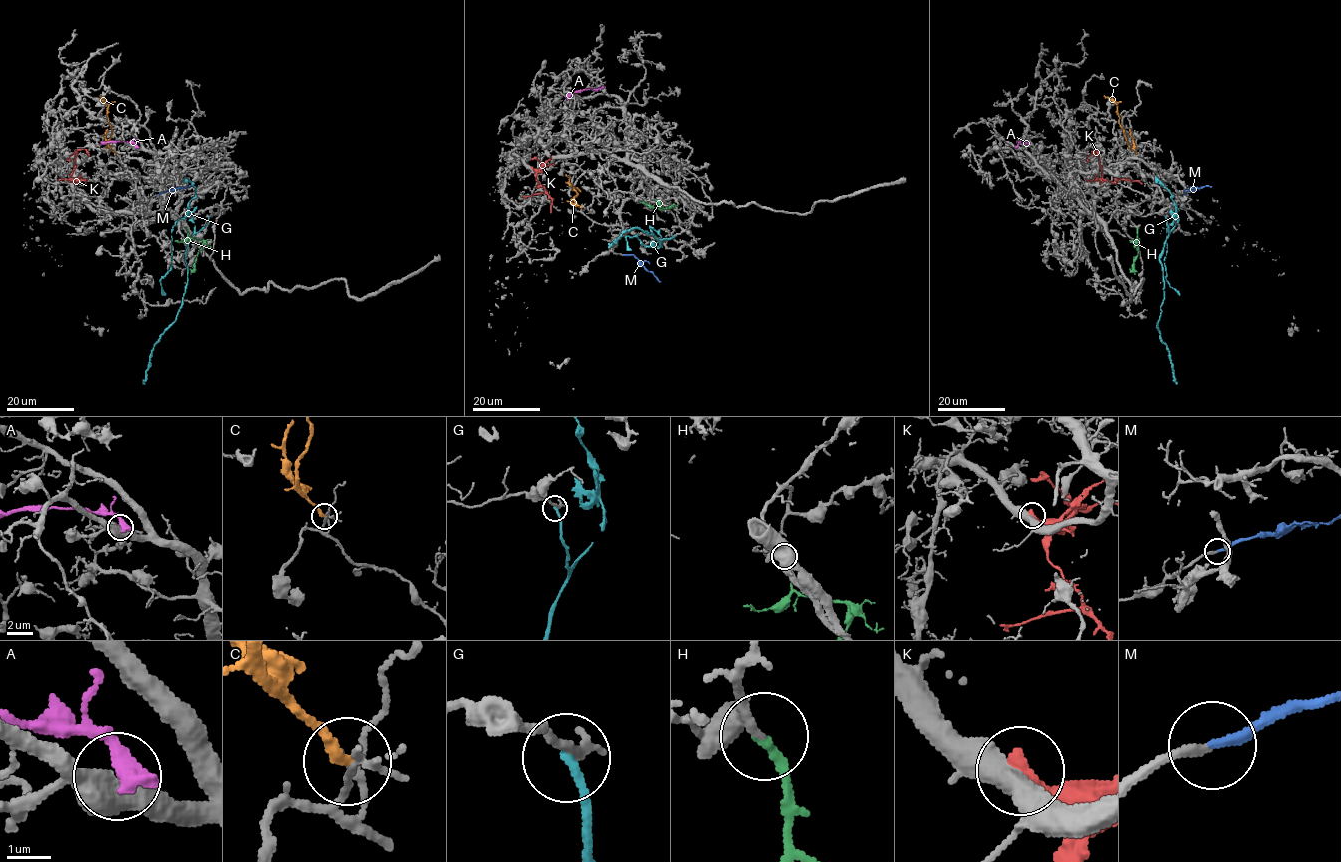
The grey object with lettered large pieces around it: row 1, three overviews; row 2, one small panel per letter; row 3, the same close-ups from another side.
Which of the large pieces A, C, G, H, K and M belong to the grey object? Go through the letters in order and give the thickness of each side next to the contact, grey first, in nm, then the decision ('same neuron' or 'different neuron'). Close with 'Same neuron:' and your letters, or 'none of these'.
A: 500 nm thick on the grey side, 550 nm on the other; different neuron
C: 120 nm thick on the grey side, 240 nm on the other; different neuron
G: 260 nm thick on the grey side, 240 nm on the other; different neuron
H: 200 nm thick on the grey side, 200 nm on the other; same neuron
K: 480 nm thick on the grey side, 320 nm on the other; different neuron
M: 160 nm thick on the grey side, 200 nm on the other; same neuron
Same neuron: H, M

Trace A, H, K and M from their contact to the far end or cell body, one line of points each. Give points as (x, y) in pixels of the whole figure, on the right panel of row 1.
A: (1017, 146), (1019, 141), (1029, 145)
H: (1137, 227), (1138, 251), (1134, 262), (1135, 274)
K: (1097, 179), (1113, 182), (1128, 179), (1142, 184)
M: (1184, 194), (1185, 191), (1196, 188), (1211, 187)

